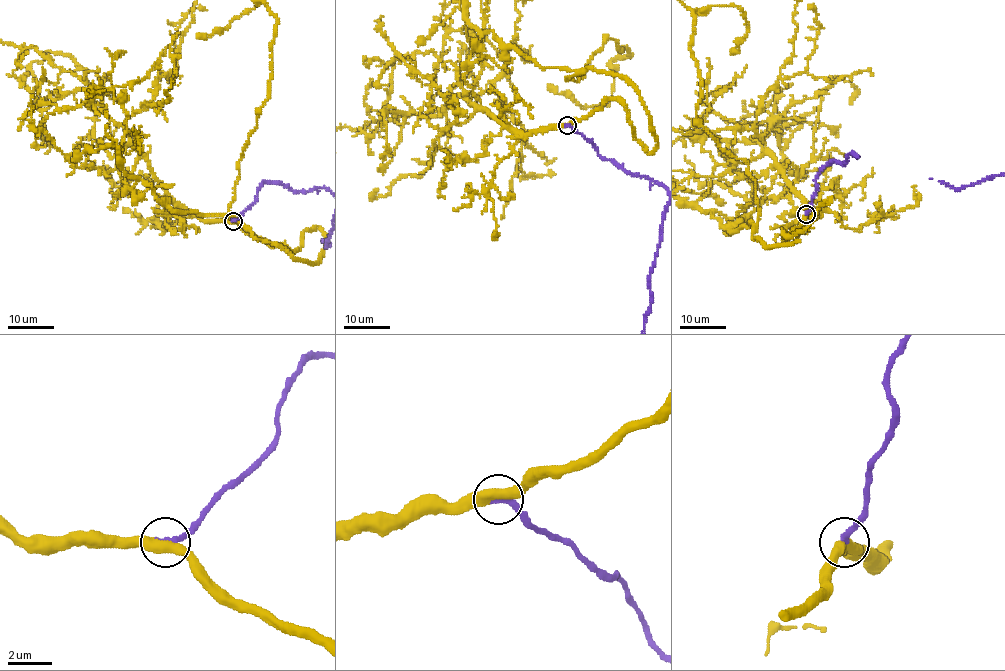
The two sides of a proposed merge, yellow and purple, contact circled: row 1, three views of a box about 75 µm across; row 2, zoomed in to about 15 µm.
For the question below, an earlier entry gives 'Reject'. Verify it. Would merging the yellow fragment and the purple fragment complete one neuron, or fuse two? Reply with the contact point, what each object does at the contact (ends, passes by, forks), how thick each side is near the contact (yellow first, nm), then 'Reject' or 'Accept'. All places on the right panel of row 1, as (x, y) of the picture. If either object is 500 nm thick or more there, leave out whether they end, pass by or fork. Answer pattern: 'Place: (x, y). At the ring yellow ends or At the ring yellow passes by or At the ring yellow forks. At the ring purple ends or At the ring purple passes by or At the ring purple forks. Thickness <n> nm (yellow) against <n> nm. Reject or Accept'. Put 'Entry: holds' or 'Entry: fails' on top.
Entry: fails
Place: (806, 214). At the ring yellow passes by. At the ring purple ends. Thickness 480 nm (yellow) against 320 nm. Accept

